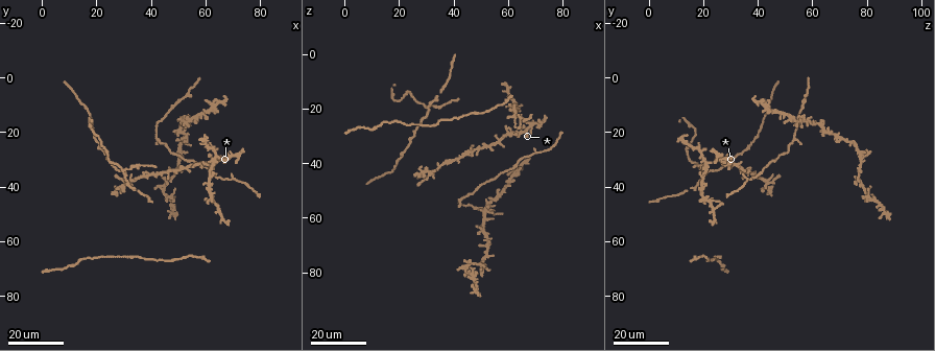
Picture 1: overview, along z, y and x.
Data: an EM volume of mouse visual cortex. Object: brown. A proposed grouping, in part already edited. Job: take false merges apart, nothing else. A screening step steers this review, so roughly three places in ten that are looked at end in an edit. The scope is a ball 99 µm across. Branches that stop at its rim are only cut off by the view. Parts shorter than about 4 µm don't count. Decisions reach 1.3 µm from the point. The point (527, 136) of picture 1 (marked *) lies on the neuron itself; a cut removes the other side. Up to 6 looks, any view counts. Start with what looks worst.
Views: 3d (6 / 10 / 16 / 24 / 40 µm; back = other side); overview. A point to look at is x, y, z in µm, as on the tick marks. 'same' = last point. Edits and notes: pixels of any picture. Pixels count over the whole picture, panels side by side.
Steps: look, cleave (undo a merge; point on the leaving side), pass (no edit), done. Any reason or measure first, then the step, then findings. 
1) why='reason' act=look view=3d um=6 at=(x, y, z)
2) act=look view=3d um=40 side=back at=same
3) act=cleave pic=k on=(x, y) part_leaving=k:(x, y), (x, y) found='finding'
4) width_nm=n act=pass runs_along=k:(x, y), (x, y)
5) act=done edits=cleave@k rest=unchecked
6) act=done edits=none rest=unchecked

why='four-way junction' act=look view=3d um=24 at=(62, 45, 23)

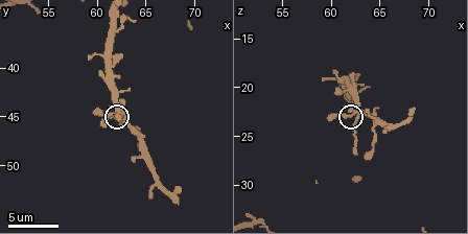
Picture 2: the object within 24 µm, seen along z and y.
act=look view=3d um=6 at=same

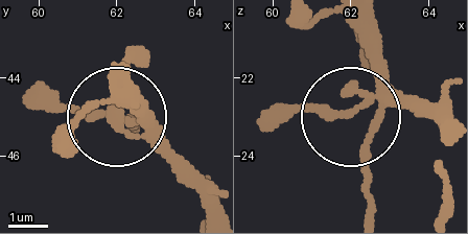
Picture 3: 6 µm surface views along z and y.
why='from behind' act=look view=3d um=6 side=back at=same

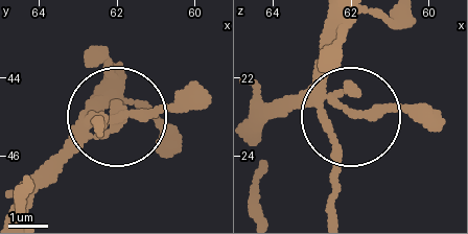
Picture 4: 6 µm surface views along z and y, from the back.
arms=4 act=pass found='all the same neuron'

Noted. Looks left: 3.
why='thick turns thin' act=look view=3d um=24 at=(50, 16, 57)

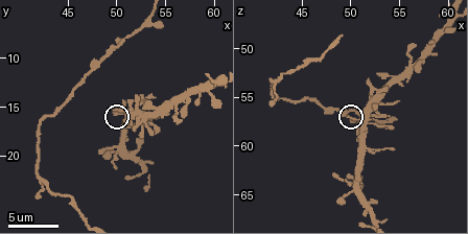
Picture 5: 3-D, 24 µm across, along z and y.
act=look view=3d um=6 at=(50.0, 15.2, 57.2)

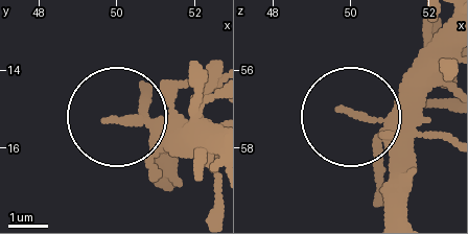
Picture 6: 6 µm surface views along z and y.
act=pass found='all the same neuron'

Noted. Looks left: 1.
act=done edits=none rest=unchecked

